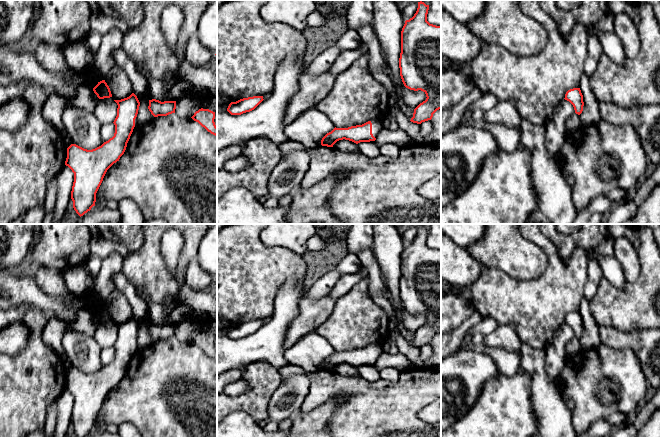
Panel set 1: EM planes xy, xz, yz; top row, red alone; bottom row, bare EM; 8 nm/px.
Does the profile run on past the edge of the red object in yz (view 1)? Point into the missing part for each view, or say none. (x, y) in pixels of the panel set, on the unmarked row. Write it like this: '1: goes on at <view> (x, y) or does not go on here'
1: does not go on here

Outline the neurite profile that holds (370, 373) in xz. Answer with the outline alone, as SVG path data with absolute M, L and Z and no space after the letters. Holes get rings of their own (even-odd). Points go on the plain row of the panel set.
M375 365L360 366L357 368L359 375L367 381L374 382L380 378L380 371L378 371Z

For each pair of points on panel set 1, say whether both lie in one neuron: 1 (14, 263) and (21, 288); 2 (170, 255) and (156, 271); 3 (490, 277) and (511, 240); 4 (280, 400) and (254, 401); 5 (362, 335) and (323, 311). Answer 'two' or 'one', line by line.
1: two
2: two
3: two
4: two
5: two

